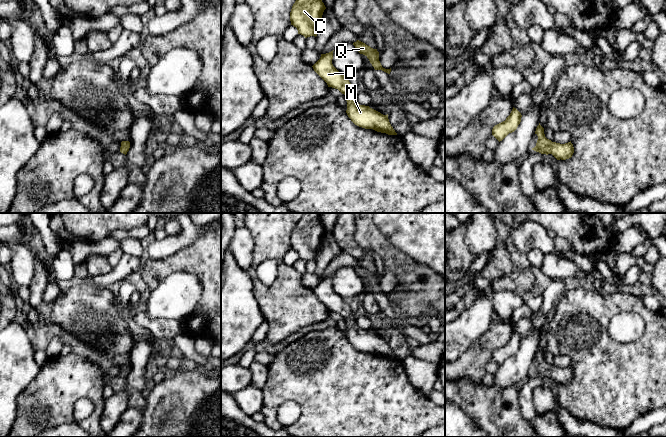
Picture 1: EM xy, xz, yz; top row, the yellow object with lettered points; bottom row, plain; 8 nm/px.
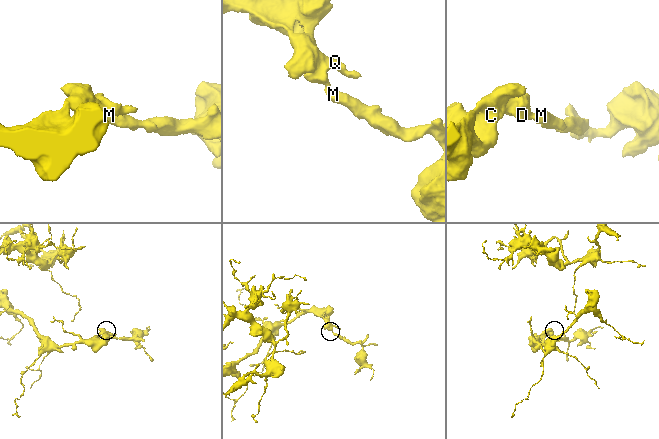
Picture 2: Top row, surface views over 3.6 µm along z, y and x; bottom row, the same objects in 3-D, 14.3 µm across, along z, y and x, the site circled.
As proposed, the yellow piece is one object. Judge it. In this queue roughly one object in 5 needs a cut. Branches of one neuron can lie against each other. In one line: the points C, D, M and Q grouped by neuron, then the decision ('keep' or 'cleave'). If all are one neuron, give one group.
groups C D M Q; keep

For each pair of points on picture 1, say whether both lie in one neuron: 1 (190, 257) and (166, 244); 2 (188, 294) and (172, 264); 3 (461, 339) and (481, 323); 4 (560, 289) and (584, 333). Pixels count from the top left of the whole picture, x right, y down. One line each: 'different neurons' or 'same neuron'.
1: different neurons
2: different neurons
3: same neuron
4: different neurons

